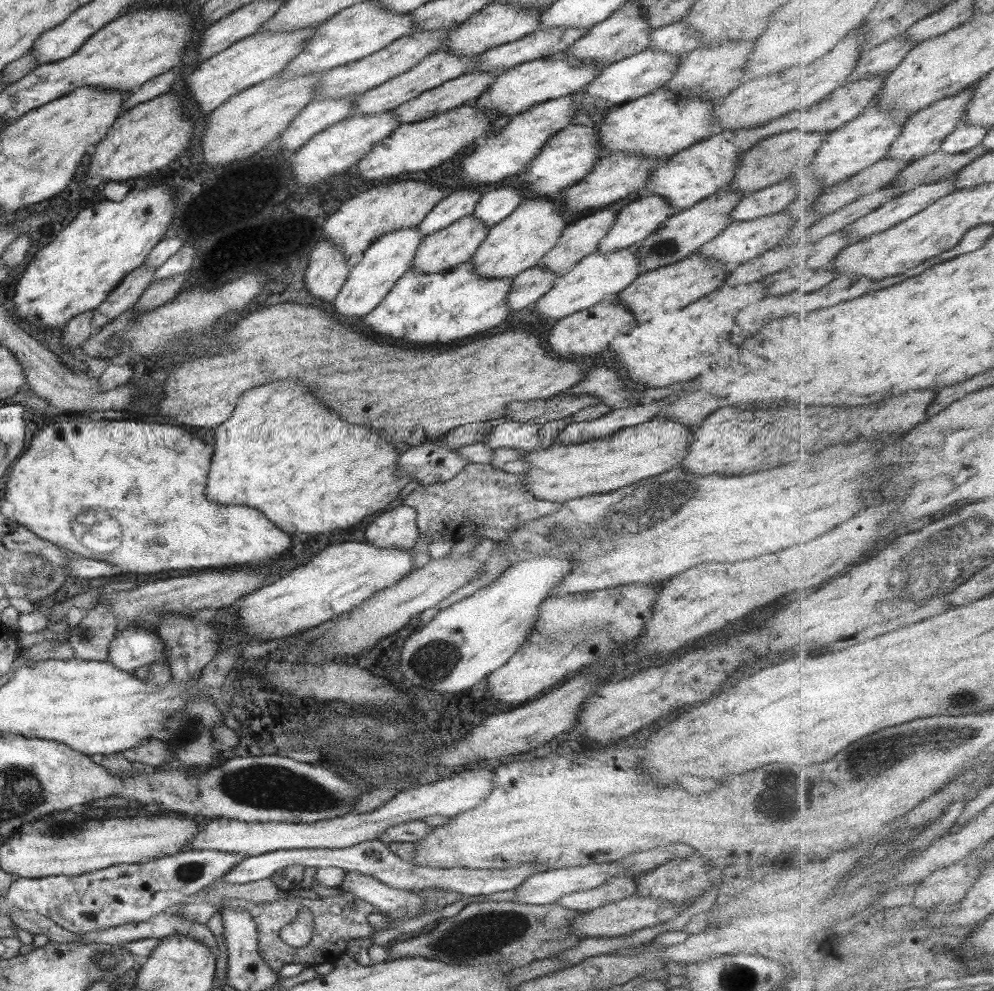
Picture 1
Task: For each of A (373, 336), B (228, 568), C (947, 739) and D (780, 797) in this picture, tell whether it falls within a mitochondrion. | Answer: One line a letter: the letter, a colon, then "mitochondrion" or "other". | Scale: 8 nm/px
A: other
B: other
C: mitochondrion
D: mitochondrion

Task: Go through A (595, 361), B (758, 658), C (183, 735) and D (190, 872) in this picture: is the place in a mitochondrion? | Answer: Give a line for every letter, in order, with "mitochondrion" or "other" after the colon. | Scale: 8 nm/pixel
A: other
B: other
C: mitochondrion
D: mitochondrion

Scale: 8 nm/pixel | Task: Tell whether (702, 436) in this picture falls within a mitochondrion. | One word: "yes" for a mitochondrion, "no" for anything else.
no

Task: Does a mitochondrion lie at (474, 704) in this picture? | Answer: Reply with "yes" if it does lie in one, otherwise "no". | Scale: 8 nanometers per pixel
no

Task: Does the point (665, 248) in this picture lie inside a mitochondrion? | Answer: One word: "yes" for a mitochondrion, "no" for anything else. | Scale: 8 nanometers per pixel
yes

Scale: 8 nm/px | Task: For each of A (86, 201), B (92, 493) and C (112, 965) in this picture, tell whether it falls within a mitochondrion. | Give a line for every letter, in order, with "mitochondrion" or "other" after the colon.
A: other
B: mitochondrion
C: mitochondrion

